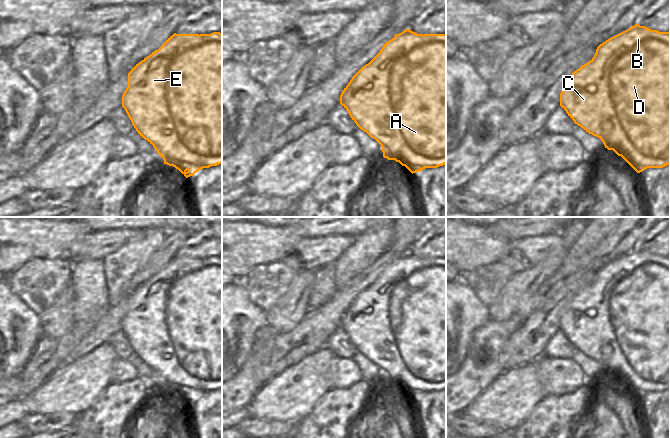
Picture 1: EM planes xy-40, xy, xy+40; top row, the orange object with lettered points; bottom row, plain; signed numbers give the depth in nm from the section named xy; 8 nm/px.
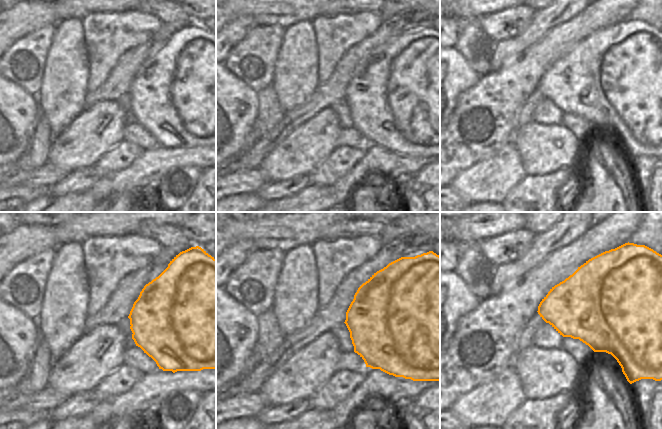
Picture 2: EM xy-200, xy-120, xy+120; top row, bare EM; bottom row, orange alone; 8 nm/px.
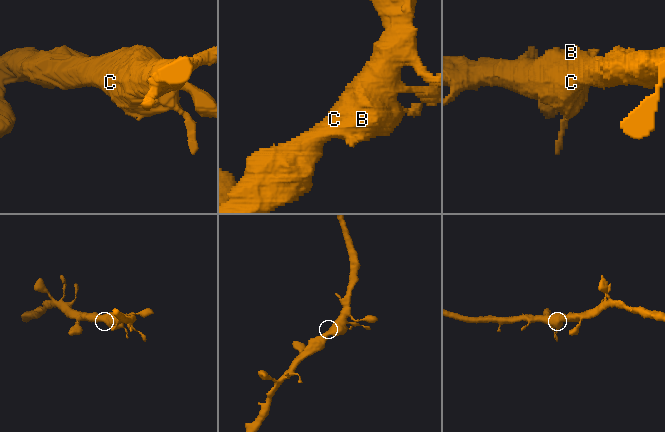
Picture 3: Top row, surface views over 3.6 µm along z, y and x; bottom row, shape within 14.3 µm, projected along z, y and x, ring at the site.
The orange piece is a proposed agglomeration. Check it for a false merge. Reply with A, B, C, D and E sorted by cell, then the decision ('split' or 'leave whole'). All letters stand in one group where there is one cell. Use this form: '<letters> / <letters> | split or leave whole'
A B C D E | leave whole

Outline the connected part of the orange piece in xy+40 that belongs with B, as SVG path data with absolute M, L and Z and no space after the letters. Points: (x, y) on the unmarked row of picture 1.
M635 248L600 268L594 281L574 295L560 317L560 330L575 348L601 363L605 372L621 380L637 397L647 392L663 392L670 388L670 256L659 256Z

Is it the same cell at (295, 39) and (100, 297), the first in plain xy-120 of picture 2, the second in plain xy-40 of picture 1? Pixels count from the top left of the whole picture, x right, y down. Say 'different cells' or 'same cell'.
same cell

